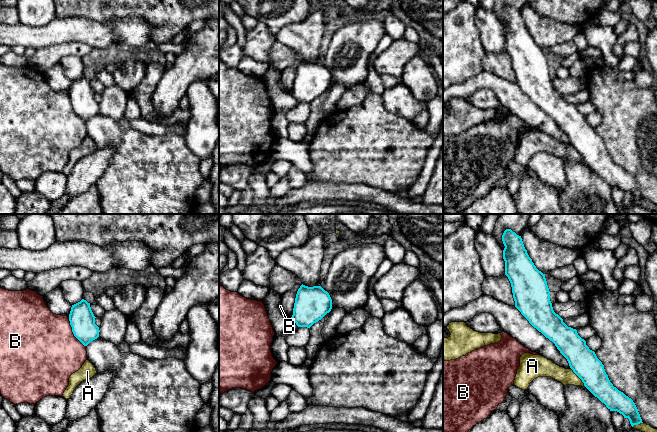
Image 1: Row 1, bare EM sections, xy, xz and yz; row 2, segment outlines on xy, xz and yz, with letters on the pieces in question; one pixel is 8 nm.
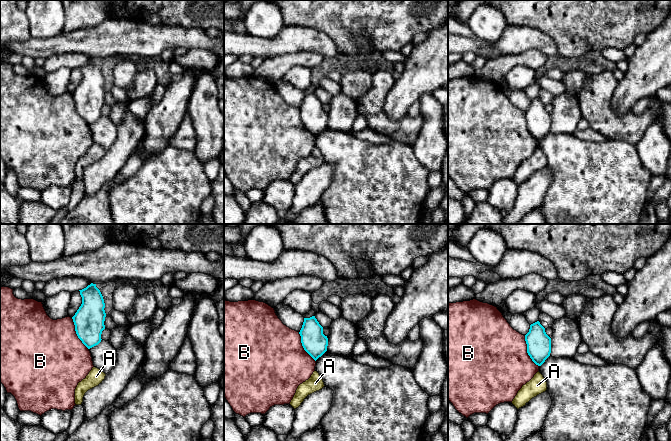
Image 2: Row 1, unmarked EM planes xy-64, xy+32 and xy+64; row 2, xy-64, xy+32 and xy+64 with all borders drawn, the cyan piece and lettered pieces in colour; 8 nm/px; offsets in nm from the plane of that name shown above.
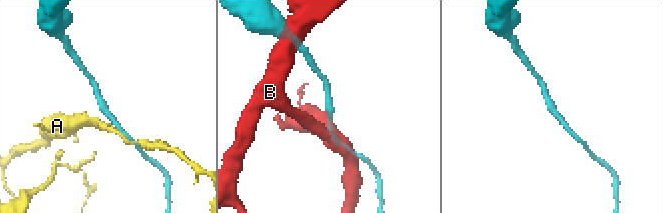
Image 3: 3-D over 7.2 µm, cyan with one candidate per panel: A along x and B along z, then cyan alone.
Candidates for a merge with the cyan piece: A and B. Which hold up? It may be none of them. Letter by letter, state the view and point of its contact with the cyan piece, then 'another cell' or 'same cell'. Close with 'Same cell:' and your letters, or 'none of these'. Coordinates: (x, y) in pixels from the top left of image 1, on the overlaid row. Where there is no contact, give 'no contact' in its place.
A: meets cyan in yz at (578, 376); another cell
B: meets cyan in xy at (72, 331); another cell
Same cell: none of these

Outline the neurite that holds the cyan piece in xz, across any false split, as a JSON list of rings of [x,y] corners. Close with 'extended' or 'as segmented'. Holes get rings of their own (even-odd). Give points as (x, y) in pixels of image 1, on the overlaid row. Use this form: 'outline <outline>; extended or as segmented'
outline [[[301,285],[297,291],[292,320],[298,327],[310,328],[332,309],[332,299],[321,286]]]; as segmented

